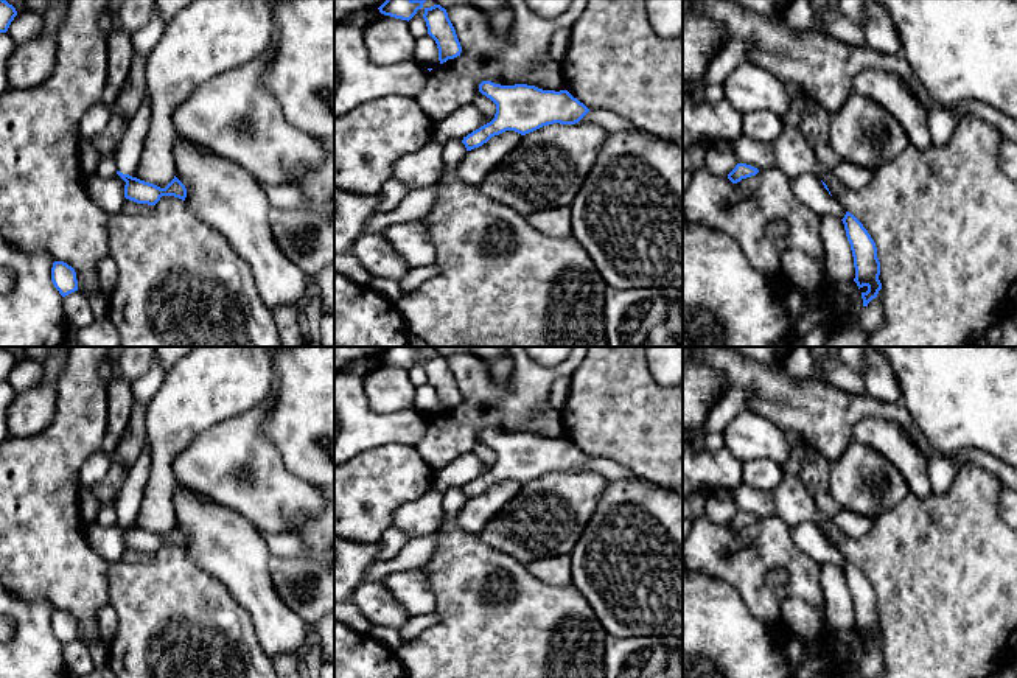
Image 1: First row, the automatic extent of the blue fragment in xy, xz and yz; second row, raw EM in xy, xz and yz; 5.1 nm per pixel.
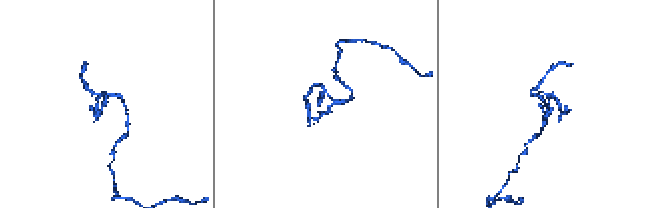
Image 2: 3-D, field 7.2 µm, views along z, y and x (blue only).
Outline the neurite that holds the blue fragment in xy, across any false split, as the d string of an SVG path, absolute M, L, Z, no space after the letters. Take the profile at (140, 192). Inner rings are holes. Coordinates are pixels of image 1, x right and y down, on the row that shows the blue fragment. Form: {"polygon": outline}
{"polygon": "M145 101L135 110L115 152L117 174L126 182L124 197L148 205L156 205L162 196L174 196L185 201L187 188L176 176L165 188L140 180L134 176L149 126L151 106Z"}

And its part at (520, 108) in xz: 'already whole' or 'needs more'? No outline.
already whole

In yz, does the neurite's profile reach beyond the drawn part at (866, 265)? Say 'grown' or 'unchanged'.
unchanged

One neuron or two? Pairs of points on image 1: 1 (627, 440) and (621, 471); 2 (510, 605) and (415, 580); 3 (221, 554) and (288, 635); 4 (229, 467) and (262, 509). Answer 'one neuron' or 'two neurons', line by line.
1: two neurons
2: two neurons
3: one neuron
4: one neuron

